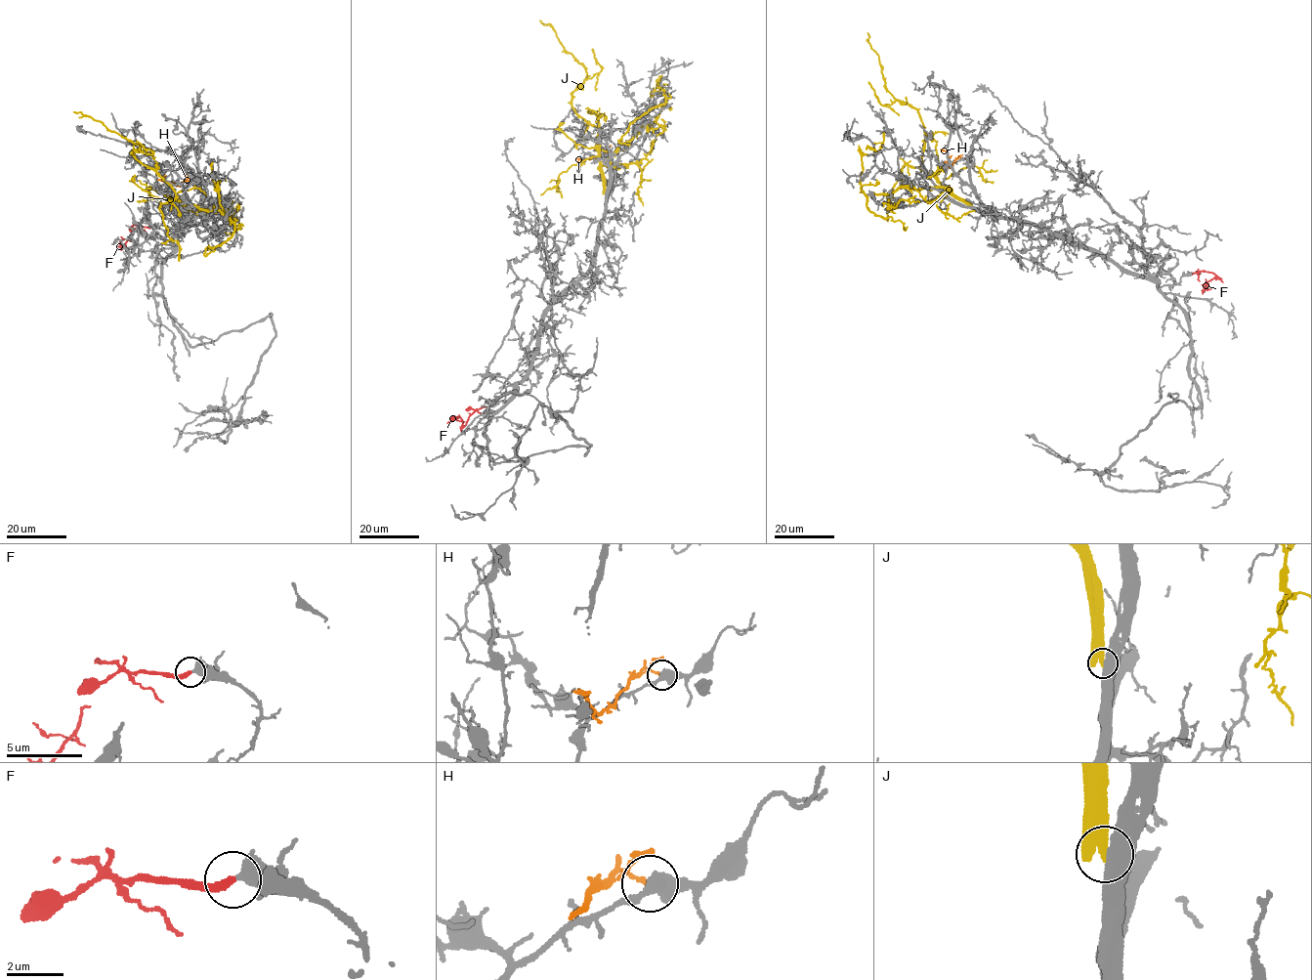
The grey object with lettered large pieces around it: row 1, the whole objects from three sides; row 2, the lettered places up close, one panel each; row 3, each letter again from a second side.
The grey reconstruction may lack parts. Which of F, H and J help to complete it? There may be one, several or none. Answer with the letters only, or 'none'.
F

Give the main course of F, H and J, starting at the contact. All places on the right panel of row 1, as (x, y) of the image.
F: (1191, 275), (1203, 271), (1216, 276), (1203, 284), (1210, 289)
H: (962, 158), (958, 157), (949, 166), (945, 150), (941, 149)
J: (970, 206), (949, 193), (921, 168), (924, 126), (916, 109), (899, 102), (886, 87), (867, 33)

